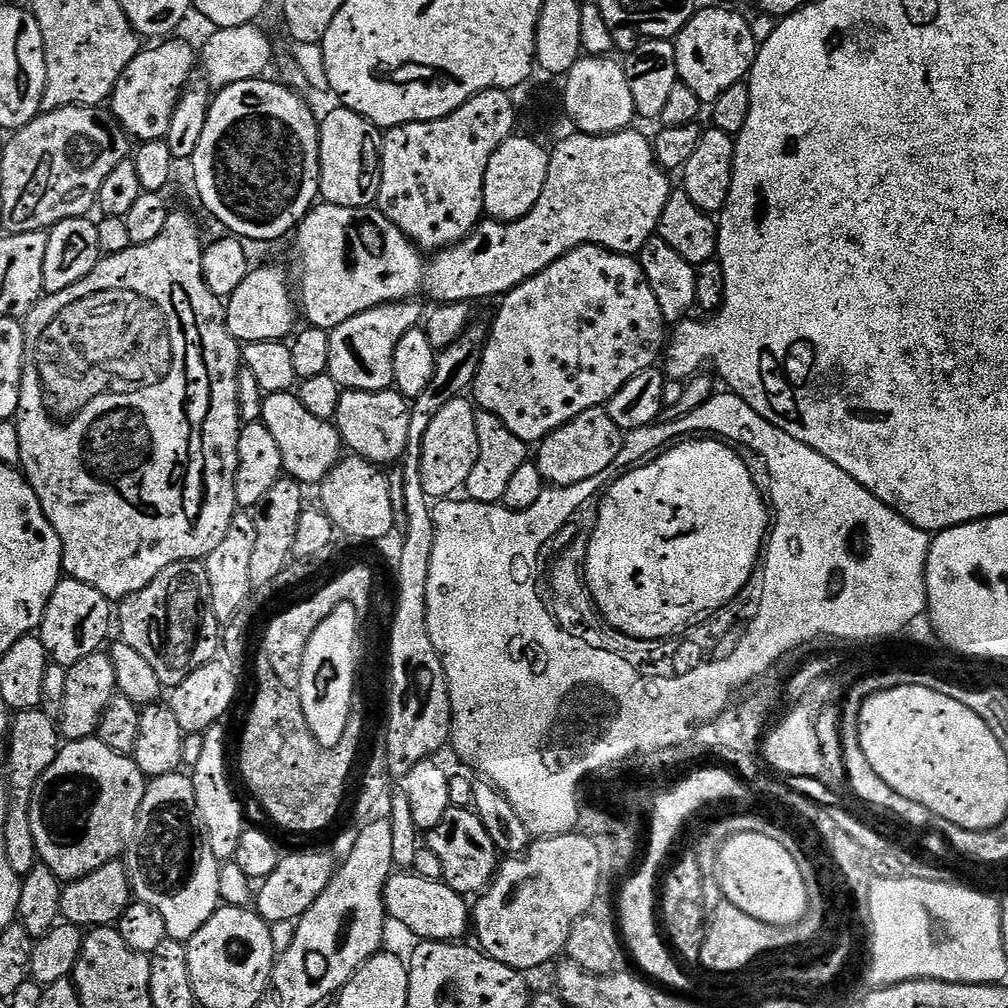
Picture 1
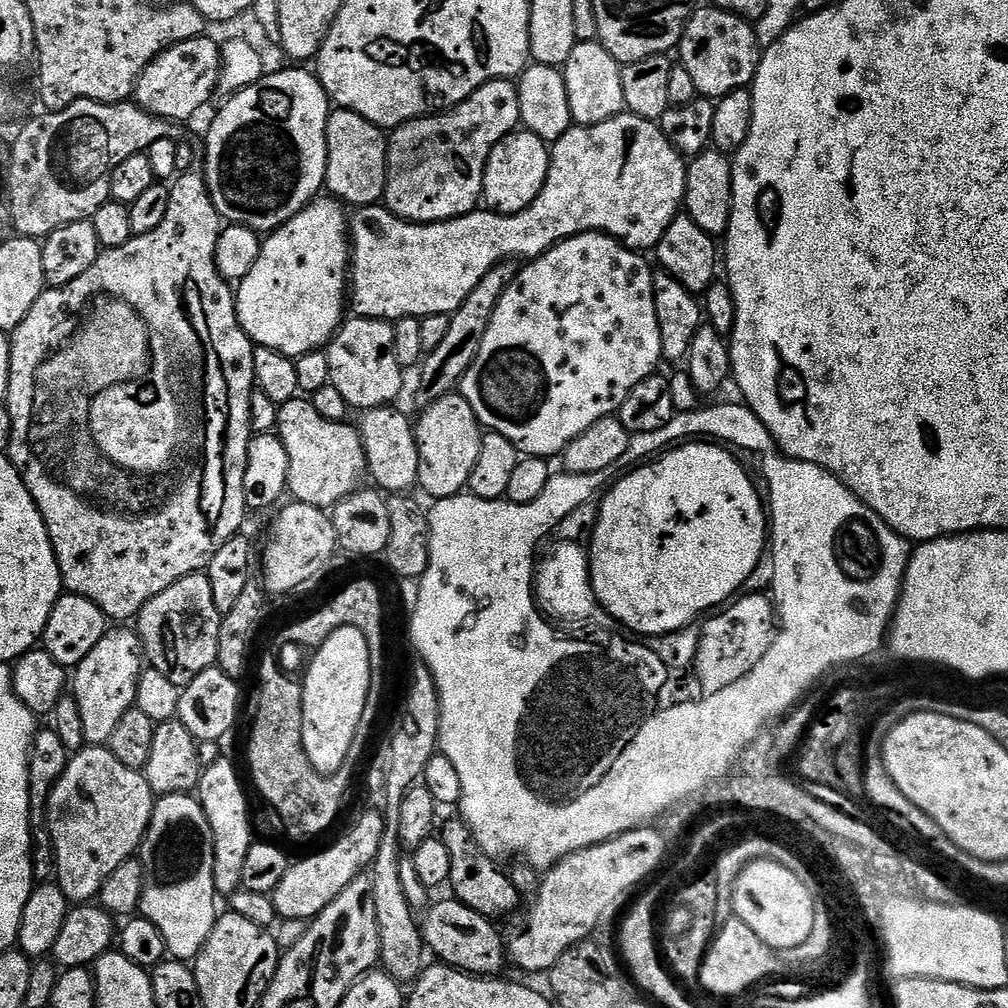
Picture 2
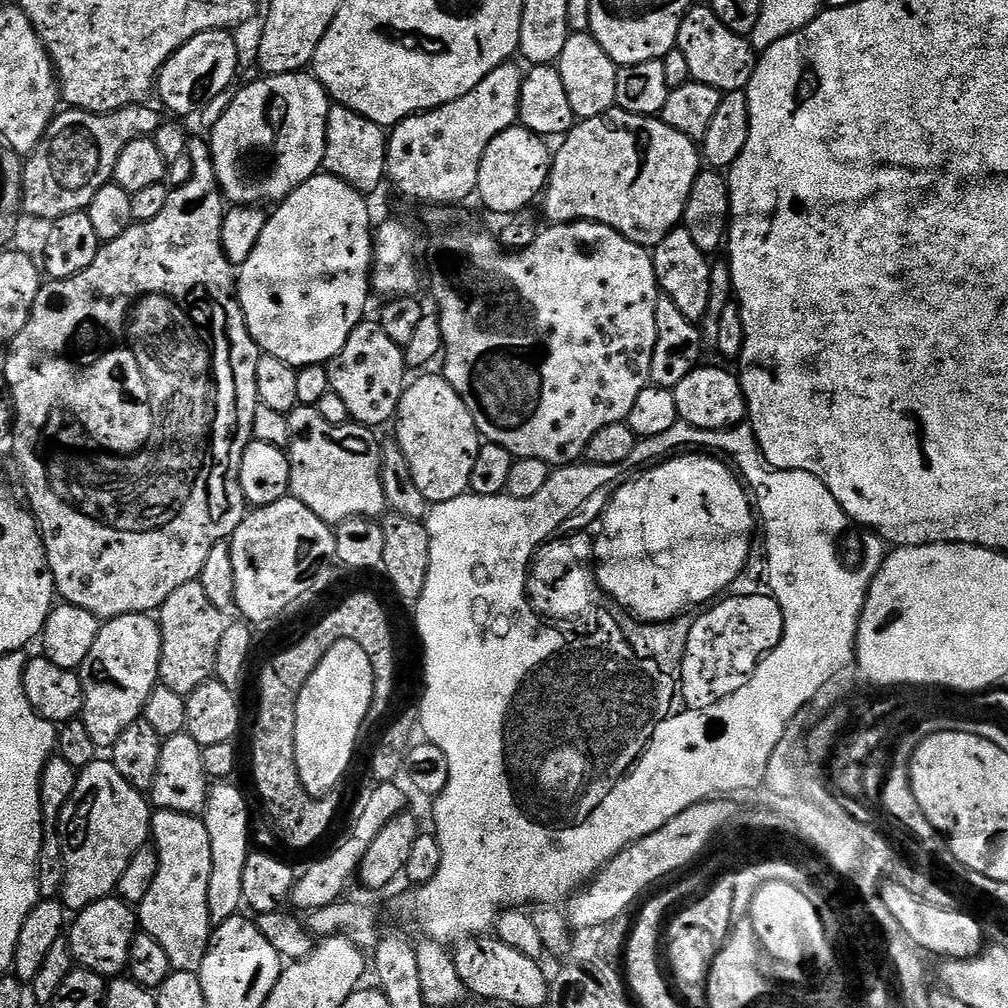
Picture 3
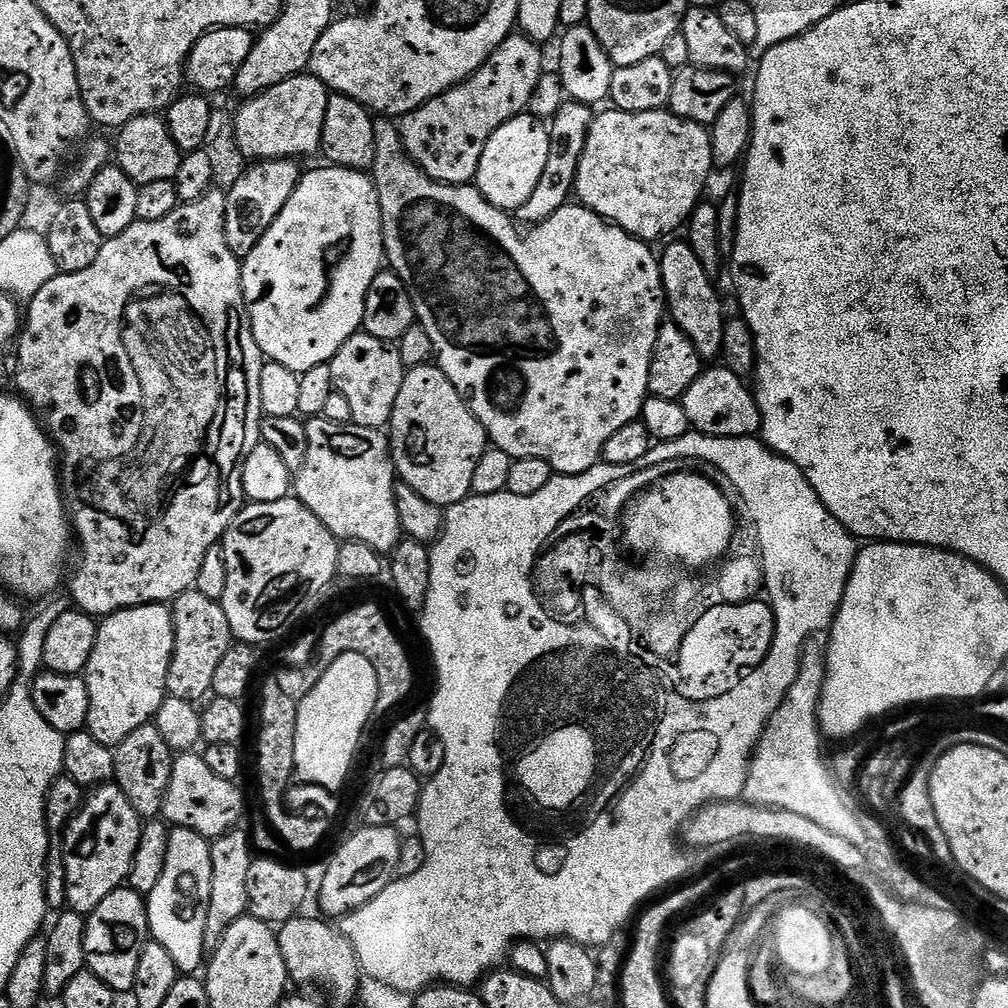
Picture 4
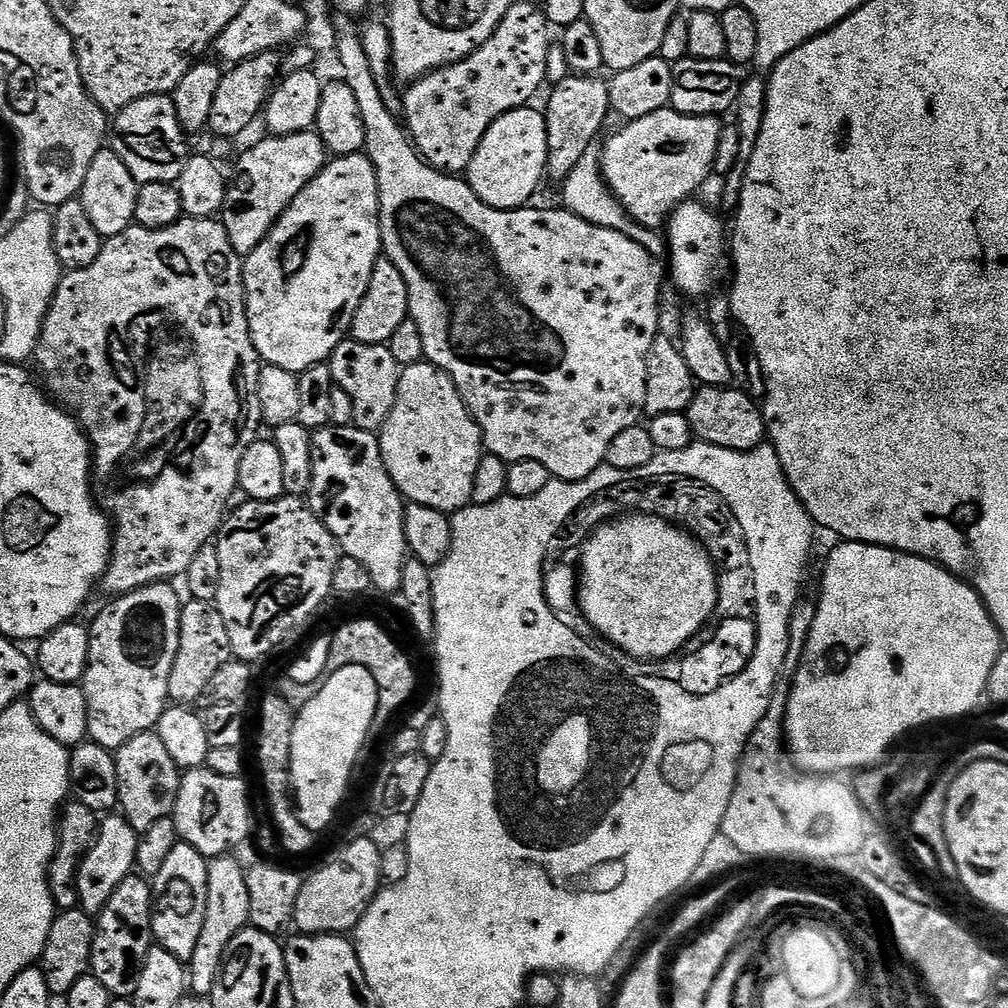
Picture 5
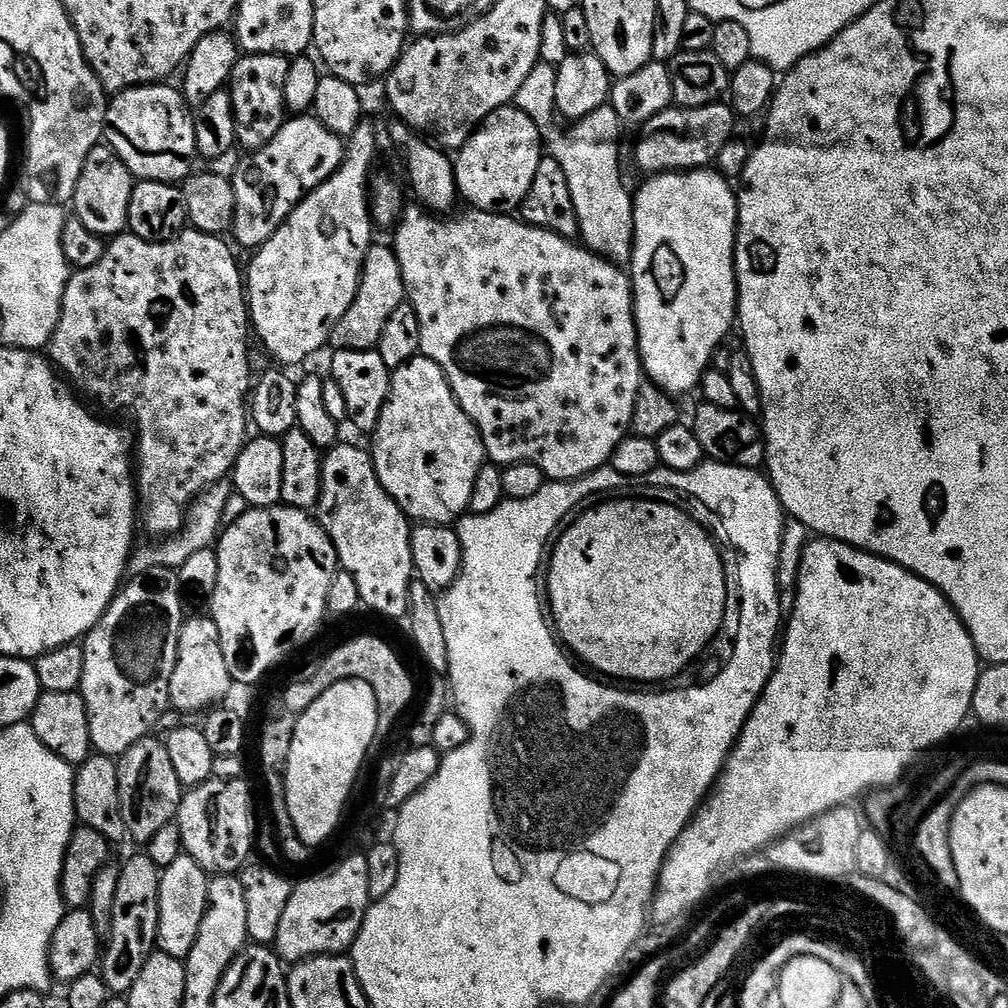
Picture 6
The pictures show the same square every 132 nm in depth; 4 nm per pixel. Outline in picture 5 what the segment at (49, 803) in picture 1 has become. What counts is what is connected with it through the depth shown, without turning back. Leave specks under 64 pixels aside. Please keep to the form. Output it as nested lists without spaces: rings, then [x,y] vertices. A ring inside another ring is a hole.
[[[108,814],[101,819],[100,829],[96,832],[96,840],[92,843],[91,850],[84,855],[84,860],[76,875],[76,898],[83,912],[93,918],[99,917],[106,902],[110,902],[110,894],[114,894],[114,890],[122,886],[127,876],[133,875],[139,841],[137,829],[125,820],[123,815]]]

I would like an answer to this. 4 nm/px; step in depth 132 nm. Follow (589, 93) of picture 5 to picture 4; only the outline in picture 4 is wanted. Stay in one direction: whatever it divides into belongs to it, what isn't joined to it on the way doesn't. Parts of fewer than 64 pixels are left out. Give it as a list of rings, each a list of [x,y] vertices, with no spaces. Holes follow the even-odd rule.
[[[567,101],[555,114],[549,123],[550,151],[546,160],[545,169],[538,180],[537,189],[530,194],[528,202],[518,208],[514,218],[519,225],[532,227],[541,224],[571,199],[575,189],[577,166],[581,160],[582,150],[585,149],[589,126],[594,119],[593,109],[589,105],[579,104],[576,101]]]

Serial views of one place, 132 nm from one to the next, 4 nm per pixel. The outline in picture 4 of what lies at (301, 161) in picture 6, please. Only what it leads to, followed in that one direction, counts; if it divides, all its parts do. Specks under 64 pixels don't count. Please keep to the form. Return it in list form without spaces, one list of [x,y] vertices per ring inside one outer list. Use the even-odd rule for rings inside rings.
[[[295,159],[291,160],[261,160],[245,167],[232,189],[226,192],[224,205],[224,233],[230,250],[237,258],[250,254],[250,250],[262,238],[262,234],[278,218],[282,206],[290,202],[290,194],[298,186],[302,175]]]

